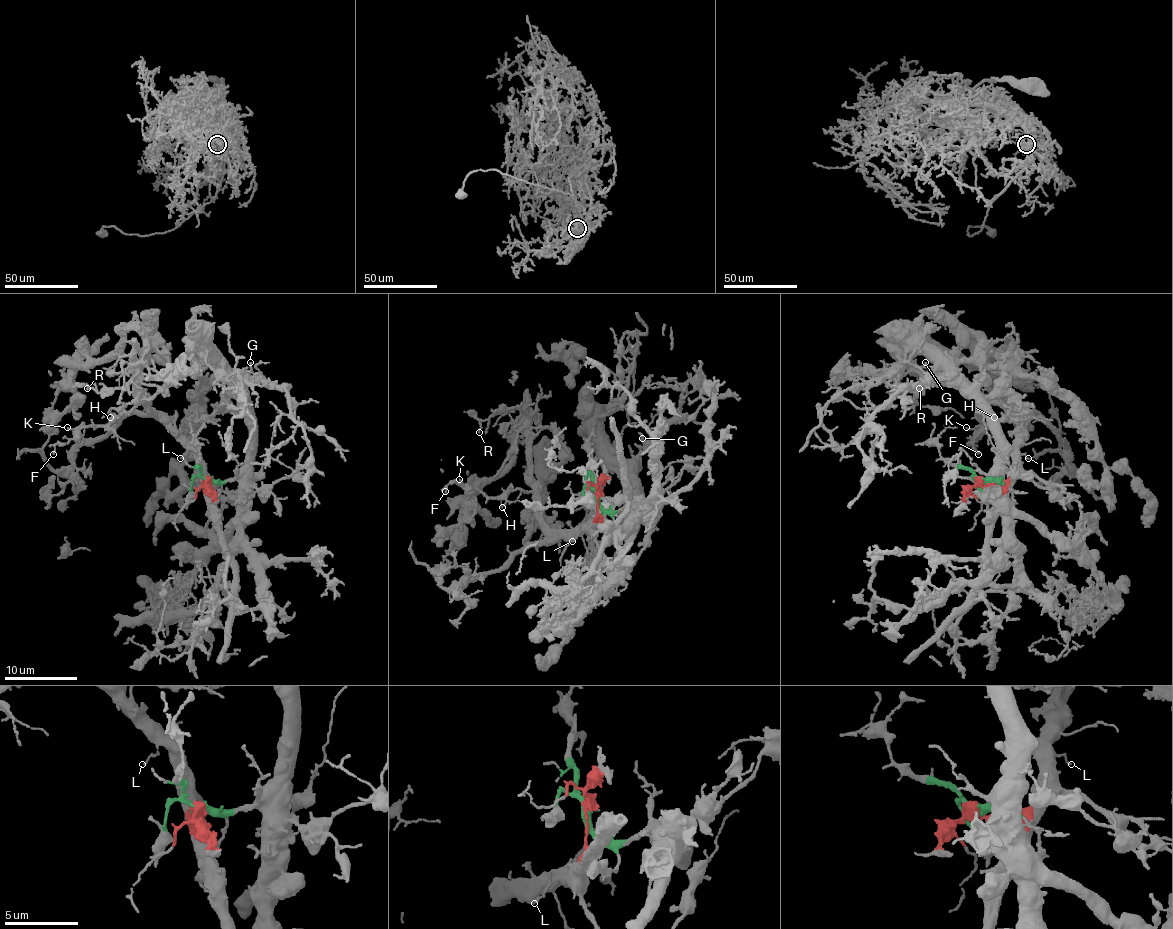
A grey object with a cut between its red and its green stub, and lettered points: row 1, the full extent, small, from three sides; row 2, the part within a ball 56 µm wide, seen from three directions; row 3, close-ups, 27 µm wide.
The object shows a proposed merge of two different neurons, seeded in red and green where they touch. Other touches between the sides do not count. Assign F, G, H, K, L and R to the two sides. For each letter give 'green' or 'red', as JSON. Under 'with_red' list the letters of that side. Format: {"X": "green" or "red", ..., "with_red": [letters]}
{"F": "red", "G": "green", "H": "red", "K": "red", "L": "red", "R": "red", "with_red": ["F", "H", "K", "L", "R"]}

